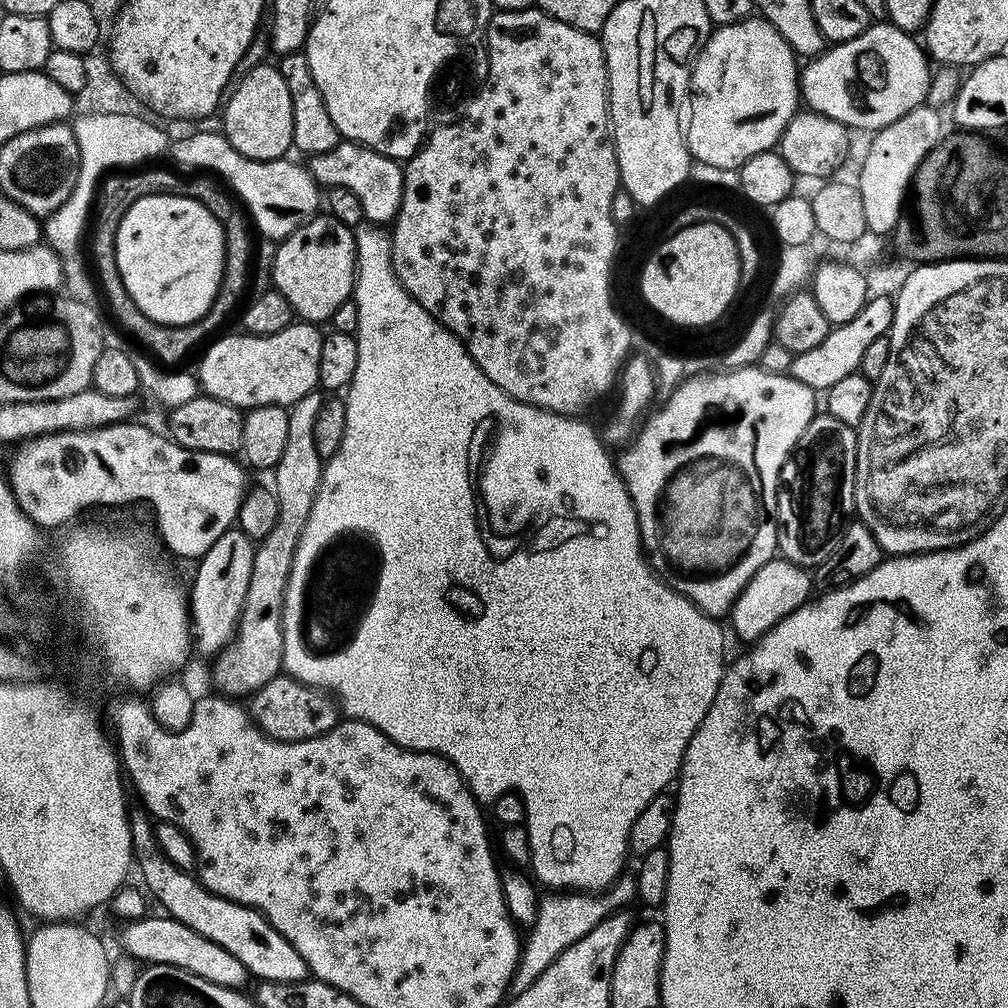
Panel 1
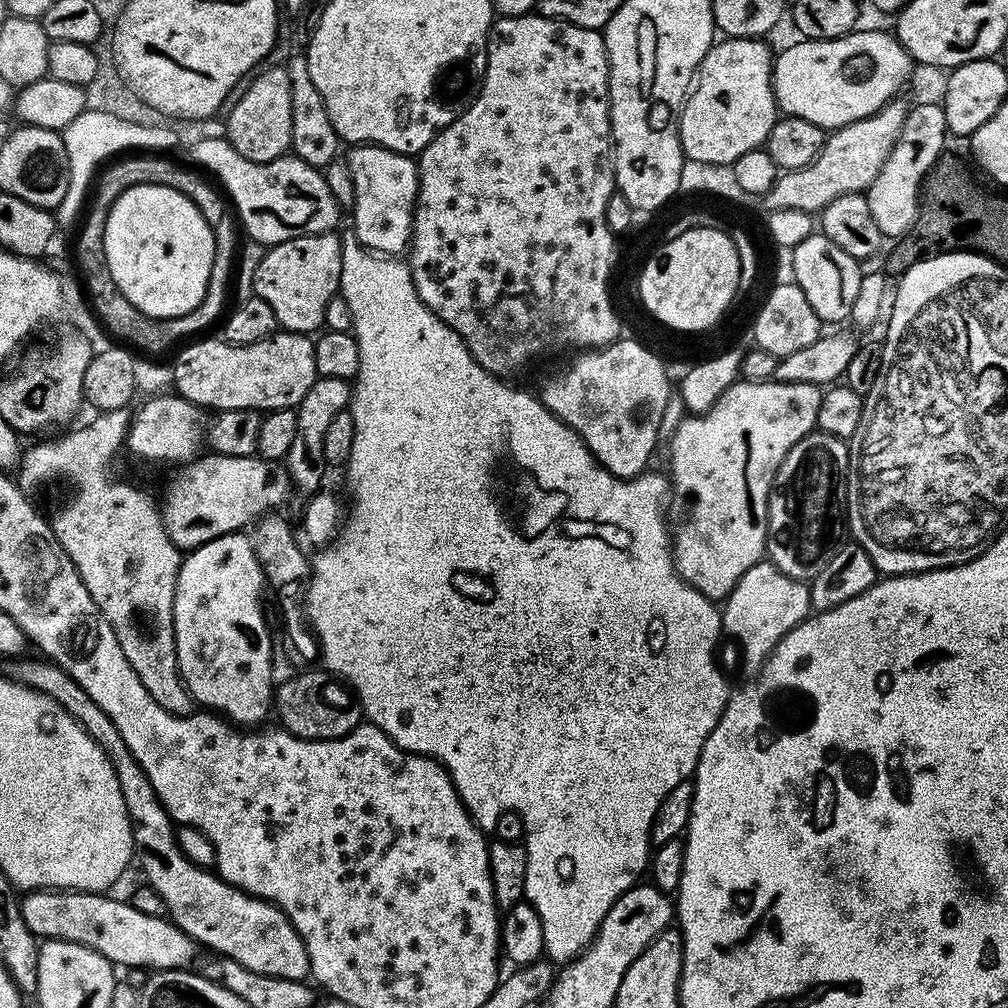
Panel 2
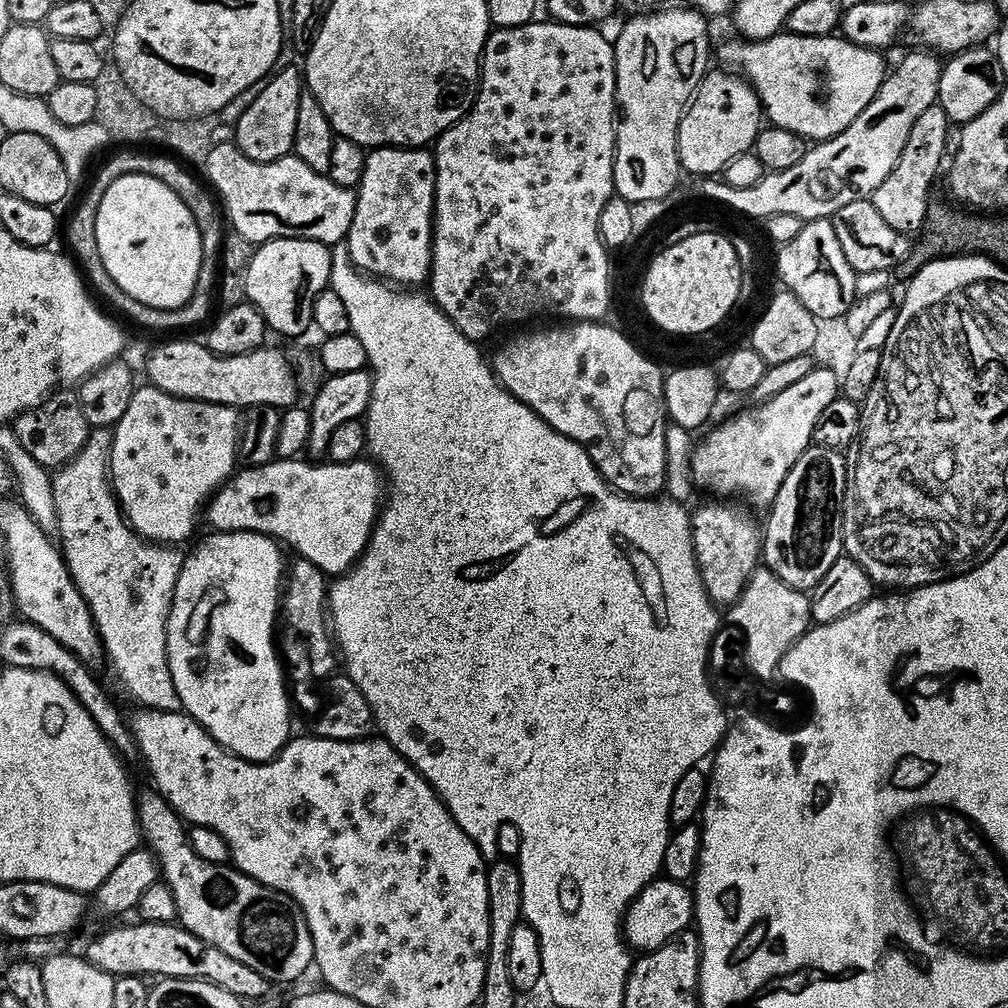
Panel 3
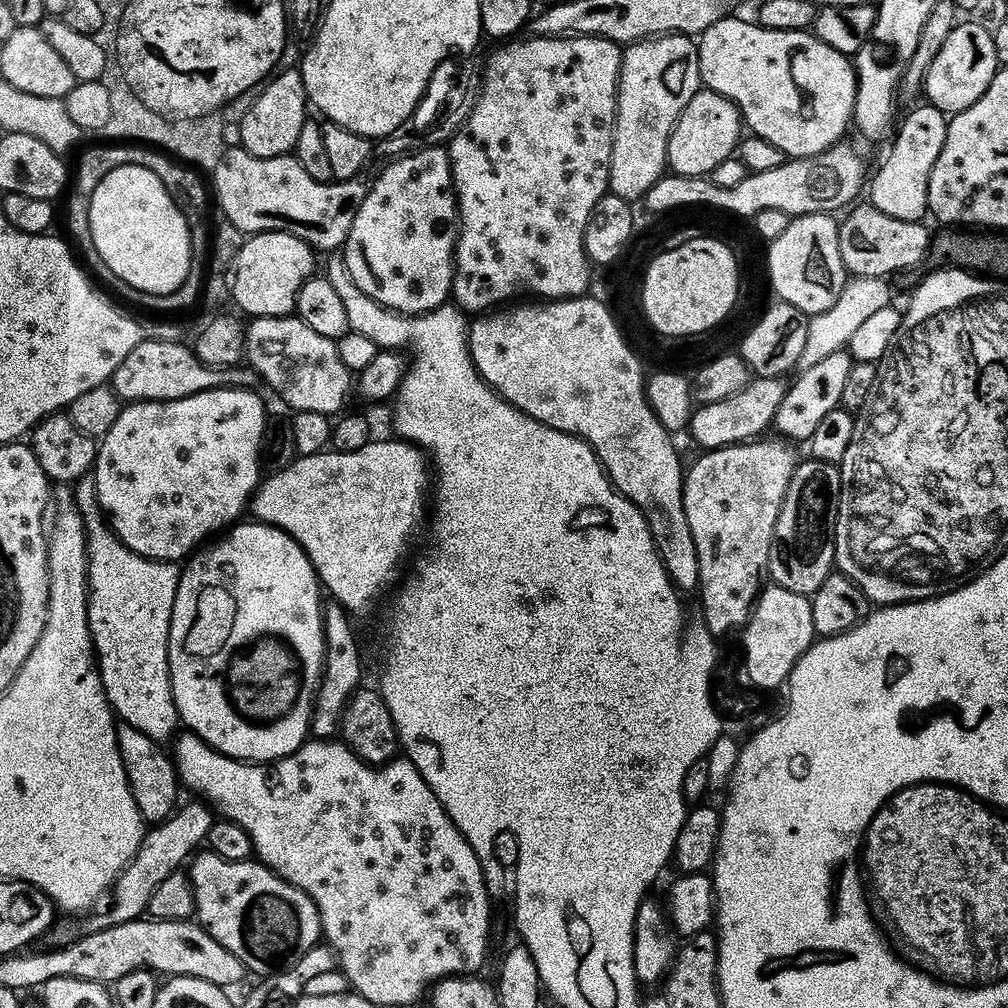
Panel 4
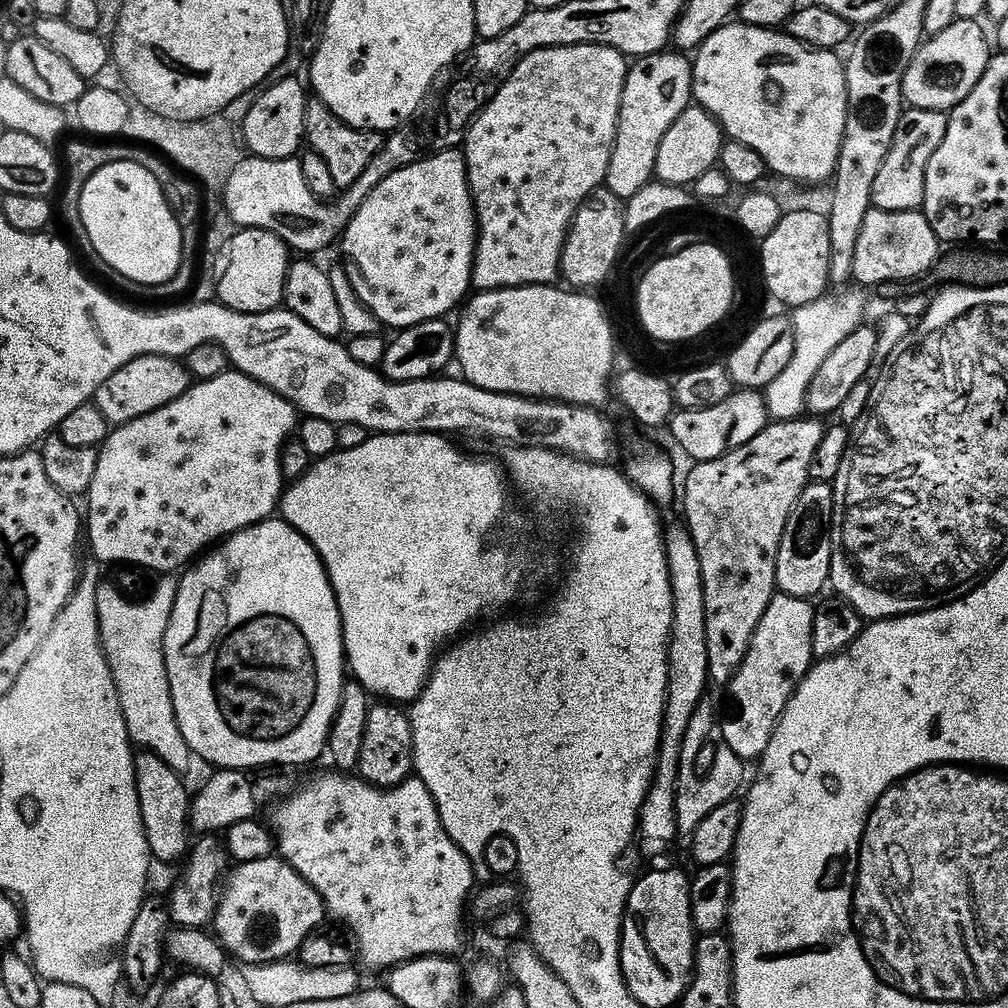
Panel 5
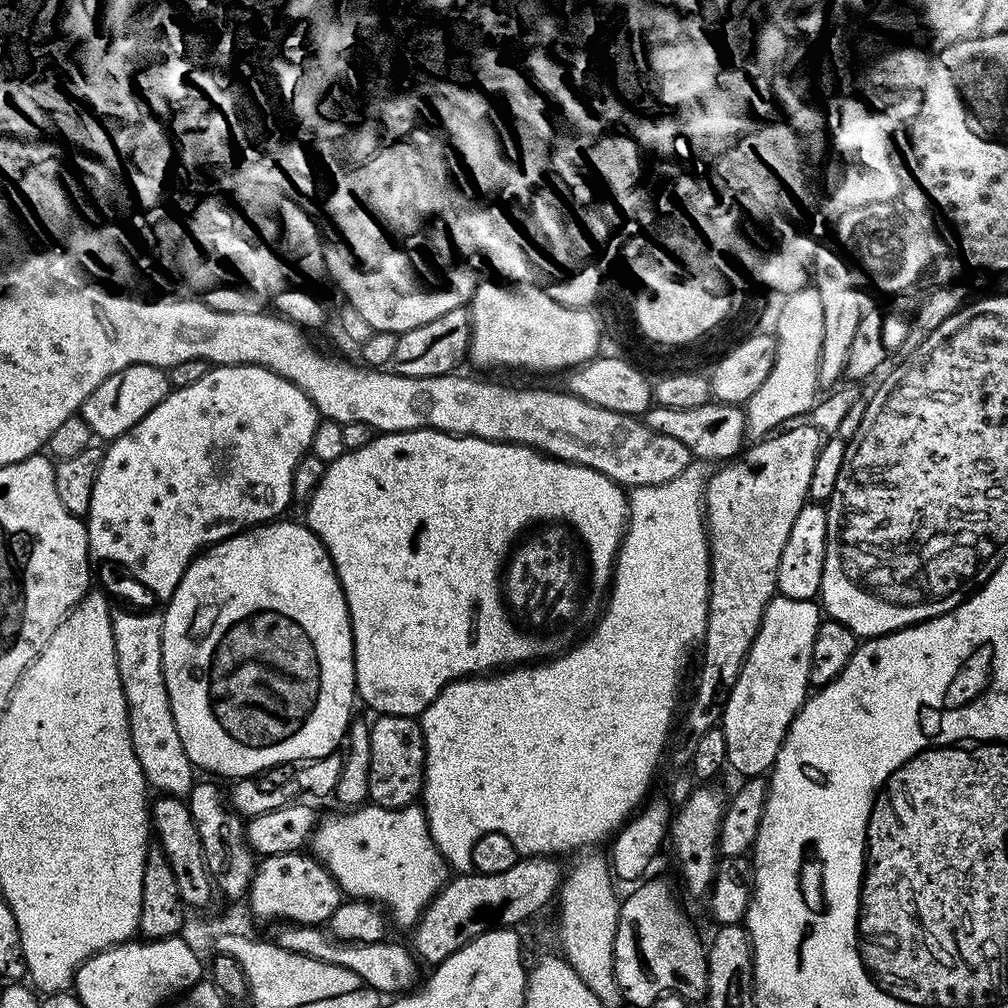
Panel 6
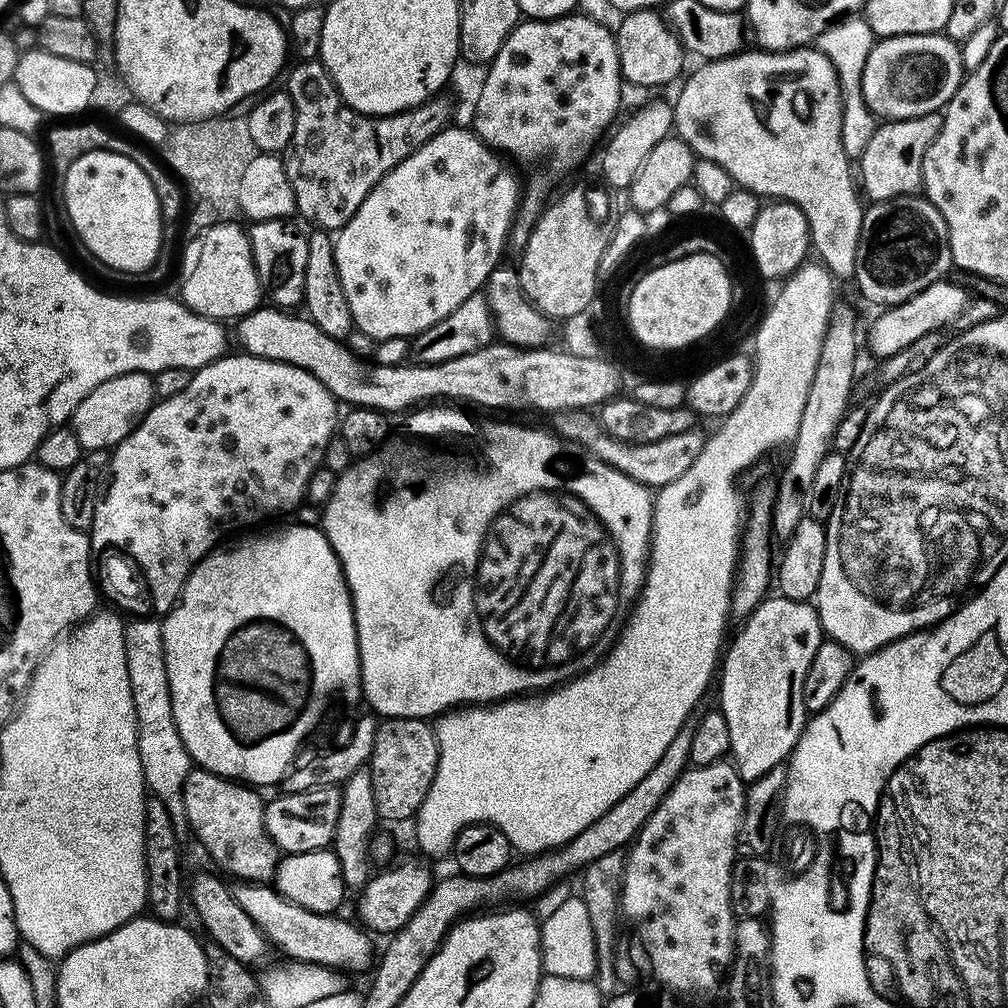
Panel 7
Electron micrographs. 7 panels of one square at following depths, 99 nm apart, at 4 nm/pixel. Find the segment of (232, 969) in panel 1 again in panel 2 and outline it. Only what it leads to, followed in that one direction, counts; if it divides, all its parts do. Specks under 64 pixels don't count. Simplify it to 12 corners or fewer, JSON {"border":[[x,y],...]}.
{"border":[[32,890],[41,941],[93,948],[124,968],[184,970],[198,945],[127,899]]}

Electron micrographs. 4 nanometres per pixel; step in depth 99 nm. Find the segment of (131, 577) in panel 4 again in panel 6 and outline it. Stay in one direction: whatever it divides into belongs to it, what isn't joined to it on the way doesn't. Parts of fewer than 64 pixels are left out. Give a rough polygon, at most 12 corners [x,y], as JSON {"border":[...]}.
{"border":[[113,611],[134,754],[157,793],[186,798],[162,662],[164,617]]}

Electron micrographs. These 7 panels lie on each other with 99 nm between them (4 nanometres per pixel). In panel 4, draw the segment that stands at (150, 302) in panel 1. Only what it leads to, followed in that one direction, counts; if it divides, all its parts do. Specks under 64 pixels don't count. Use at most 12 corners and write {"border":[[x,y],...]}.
{"border":[[123,164],[88,204],[112,276],[152,296],[194,266],[160,179]]}

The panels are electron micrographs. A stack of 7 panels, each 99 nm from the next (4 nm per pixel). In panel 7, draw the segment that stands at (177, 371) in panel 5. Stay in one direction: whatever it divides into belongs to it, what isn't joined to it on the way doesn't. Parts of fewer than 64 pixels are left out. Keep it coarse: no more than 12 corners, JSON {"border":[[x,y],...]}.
{"border":[[146,372],[94,386],[72,415],[81,449],[104,452],[158,397]]}

